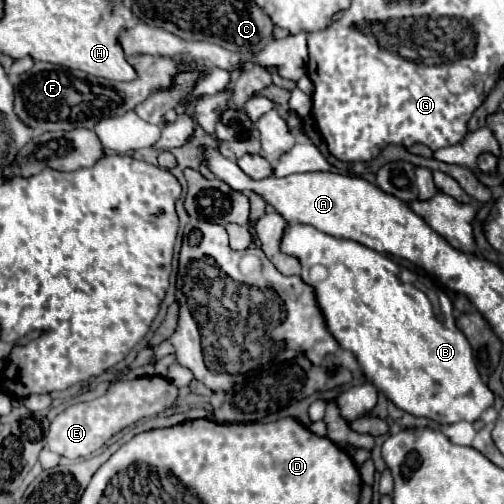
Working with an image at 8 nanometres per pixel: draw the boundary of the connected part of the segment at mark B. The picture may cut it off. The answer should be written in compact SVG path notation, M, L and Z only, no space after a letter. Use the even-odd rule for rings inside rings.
M287 223L281 239L281 253L291 255L301 263L301 279L313 287L313 293L317 295L317 307L321 307L321 315L325 315L329 333L345 351L355 355L363 375L367 375L367 381L373 383L375 389L399 409L415 417L451 425L459 421L477 421L481 413L493 405L493 393L477 373L471 345L455 325L451 299L433 283L429 275L401 267L387 255L377 253L357 241L339 239L303 223ZM433 291L445 317L443 323L437 321L433 313L429 299L429 293Z

